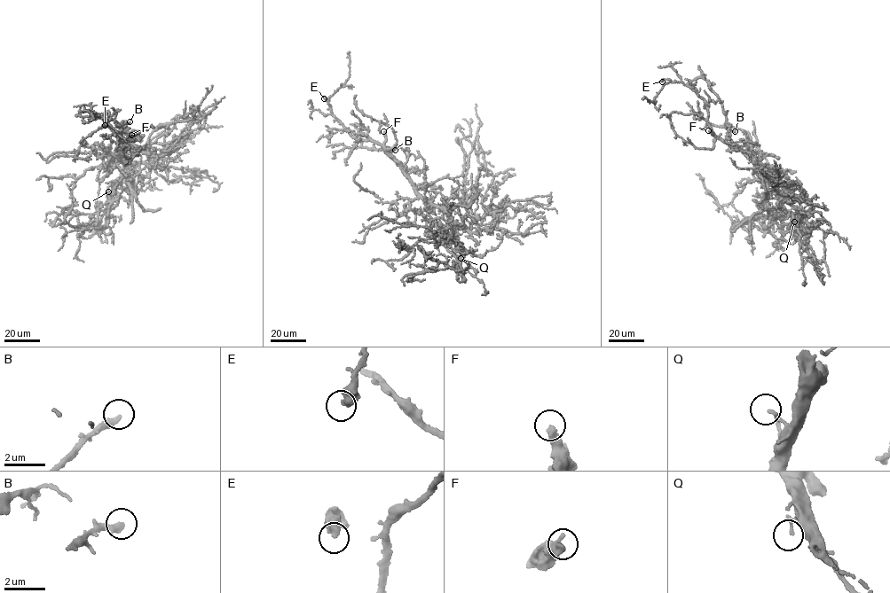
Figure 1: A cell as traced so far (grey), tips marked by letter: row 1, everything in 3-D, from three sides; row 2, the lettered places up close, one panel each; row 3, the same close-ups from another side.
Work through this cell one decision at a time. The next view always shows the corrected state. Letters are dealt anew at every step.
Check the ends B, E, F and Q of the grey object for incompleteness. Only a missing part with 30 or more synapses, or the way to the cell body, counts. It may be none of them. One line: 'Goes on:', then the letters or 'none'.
Goes on: F

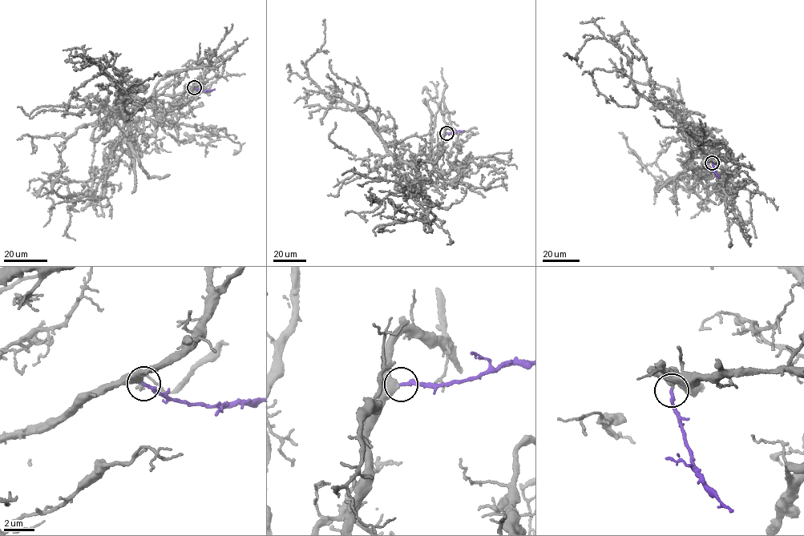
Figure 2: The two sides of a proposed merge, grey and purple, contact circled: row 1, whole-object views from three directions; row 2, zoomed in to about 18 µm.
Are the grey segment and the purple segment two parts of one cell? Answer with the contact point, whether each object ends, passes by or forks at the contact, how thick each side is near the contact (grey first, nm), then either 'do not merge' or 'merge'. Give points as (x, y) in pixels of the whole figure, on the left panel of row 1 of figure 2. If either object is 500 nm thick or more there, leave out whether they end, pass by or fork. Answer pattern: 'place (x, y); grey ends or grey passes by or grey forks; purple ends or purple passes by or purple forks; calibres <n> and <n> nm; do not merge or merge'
place (194, 87); grey passes by; purple ends; calibres 360 and 240 nm; merge

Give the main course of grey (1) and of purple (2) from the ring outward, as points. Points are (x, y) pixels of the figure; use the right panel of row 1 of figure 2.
1: (713, 163), (718, 154), (694, 148), (679, 119), (636, 88), (614, 45), (592, 38), (577, 59), (563, 56)
2: (712, 163), (719, 178)

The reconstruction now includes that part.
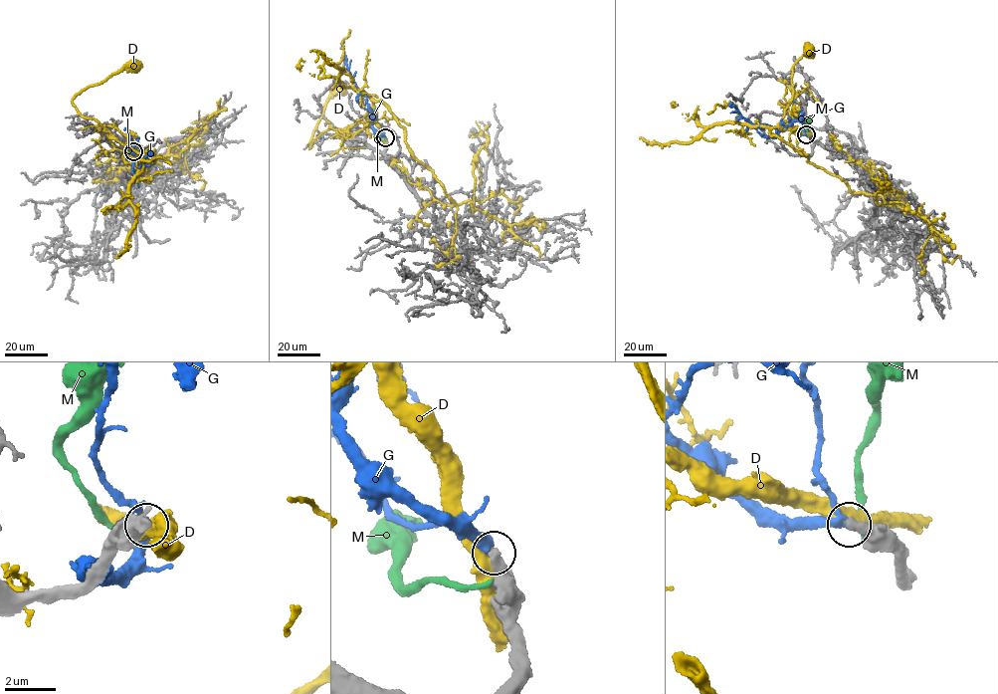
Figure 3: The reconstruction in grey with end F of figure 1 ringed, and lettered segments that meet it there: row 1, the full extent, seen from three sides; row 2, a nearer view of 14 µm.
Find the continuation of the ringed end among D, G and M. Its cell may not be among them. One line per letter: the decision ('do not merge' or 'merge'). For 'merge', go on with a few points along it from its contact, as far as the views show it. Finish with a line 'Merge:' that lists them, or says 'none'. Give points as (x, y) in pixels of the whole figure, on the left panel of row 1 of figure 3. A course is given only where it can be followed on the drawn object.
D: do not merge
G: merge; course (134, 151), (129, 155), (132, 152), (140, 155), (133, 173), (136, 175), (145, 156), (152, 154), (150, 150)
M: do not merge
Merge: G

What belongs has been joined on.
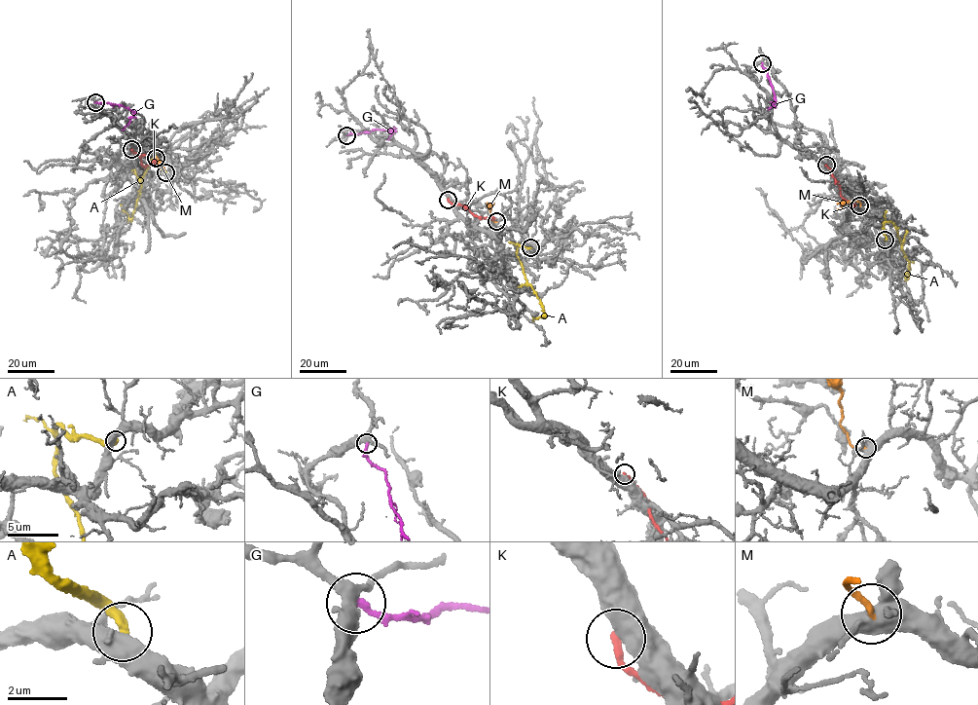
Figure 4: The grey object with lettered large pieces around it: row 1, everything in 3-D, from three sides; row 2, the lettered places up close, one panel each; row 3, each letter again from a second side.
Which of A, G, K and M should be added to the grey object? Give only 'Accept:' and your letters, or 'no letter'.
Accept: no letter

